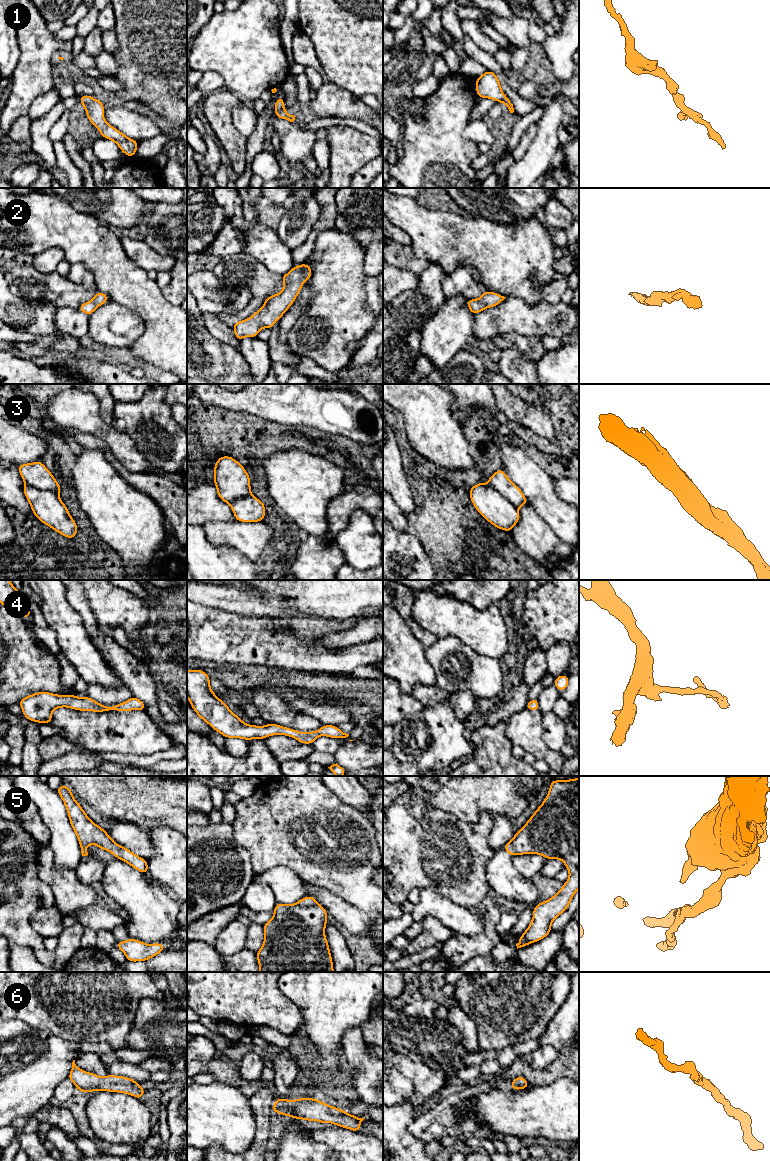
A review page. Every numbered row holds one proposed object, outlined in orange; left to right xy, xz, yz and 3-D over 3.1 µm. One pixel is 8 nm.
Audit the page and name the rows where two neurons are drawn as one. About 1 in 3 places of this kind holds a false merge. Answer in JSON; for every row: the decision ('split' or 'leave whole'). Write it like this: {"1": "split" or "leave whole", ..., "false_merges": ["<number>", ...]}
{"1": "leave whole", "2": "leave whole", "3": "split", "4": "leave whole", "5": "leave whole", "6": "leave whole", "false_merges": ["3"]}

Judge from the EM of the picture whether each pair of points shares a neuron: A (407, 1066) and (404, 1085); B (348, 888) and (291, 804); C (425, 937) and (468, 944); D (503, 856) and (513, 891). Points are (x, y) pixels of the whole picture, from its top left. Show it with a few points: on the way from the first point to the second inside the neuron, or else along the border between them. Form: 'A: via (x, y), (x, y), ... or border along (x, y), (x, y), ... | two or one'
A: border along (393, 1067), (413, 1084), (413, 1093), (405, 1101) | two
B: via (325, 868), (319, 868), (304, 849), (305, 827) | one
C: border along (454, 933), (444, 944) | two
D: via (503, 865), (503, 877), (508, 882) | one

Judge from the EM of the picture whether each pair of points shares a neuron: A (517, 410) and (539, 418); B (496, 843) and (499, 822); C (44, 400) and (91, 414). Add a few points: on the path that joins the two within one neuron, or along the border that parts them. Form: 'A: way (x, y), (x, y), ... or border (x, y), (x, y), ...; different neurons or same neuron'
A: way (522, 413), (534, 418); same neuron
B: way (498, 838), (499, 827); same neuron
C: border (58, 394), (52, 398), (45, 408); different neurons

